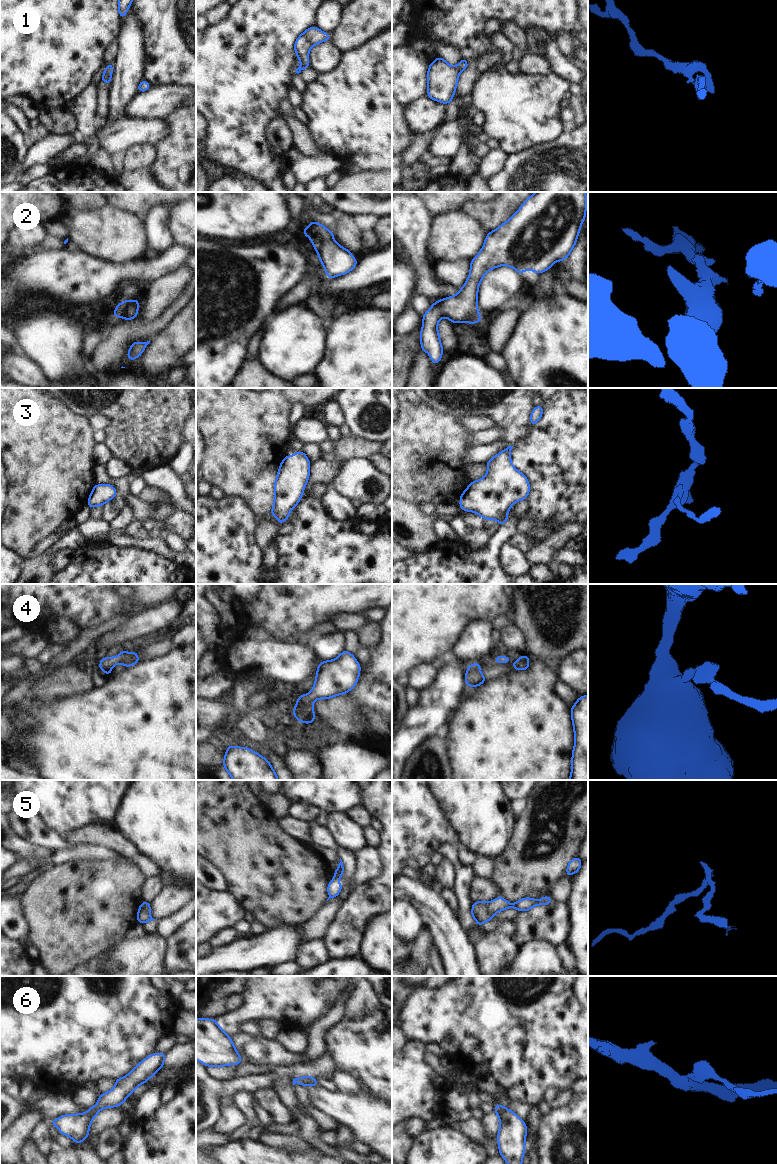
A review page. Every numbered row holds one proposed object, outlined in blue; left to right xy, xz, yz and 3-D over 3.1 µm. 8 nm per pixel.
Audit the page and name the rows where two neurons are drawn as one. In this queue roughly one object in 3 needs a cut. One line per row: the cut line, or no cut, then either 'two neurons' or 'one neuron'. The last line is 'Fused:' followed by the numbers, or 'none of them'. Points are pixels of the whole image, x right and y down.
1: no cut | one neuron
2: no cut | one neuron
3: no cut | one neuron
4: no cut | one neuron
5: yz (472, 910), (475, 917), (483, 922) | two neurons
6: no cut | one neuron
Fused: 5

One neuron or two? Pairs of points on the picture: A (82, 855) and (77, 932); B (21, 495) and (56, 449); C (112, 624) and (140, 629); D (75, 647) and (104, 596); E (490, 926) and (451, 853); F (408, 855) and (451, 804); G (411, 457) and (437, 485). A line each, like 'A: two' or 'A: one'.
A: two
B: one
C: two
D: two
E: one
F: two
G: one

